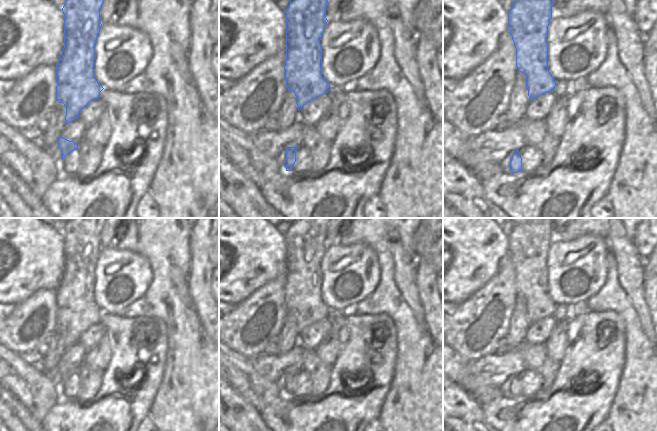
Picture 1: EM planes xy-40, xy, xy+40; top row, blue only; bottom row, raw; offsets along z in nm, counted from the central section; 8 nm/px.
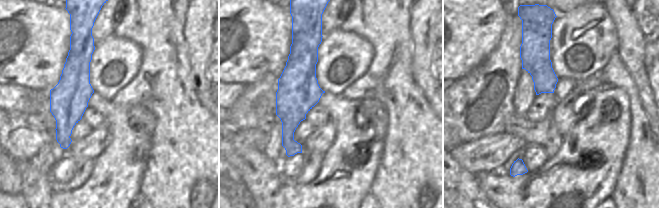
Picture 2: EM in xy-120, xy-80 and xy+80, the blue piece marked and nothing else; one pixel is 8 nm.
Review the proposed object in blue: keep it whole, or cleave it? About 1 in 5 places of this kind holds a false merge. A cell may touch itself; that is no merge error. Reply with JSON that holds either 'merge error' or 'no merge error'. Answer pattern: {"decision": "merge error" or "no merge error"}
{"decision": "no merge error"}

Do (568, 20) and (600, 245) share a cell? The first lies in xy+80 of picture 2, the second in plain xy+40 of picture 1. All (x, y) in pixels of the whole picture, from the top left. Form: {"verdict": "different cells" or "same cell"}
{"verdict": "same cell"}

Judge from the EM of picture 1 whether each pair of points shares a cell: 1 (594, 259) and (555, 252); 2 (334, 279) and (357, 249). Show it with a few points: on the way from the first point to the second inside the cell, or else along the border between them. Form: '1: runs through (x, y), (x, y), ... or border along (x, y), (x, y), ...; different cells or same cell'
1: runs through (582, 266), (562, 267), (559, 264); same cell
2: runs through (343, 272), (348, 271), (357, 262), (357, 258); same cell

